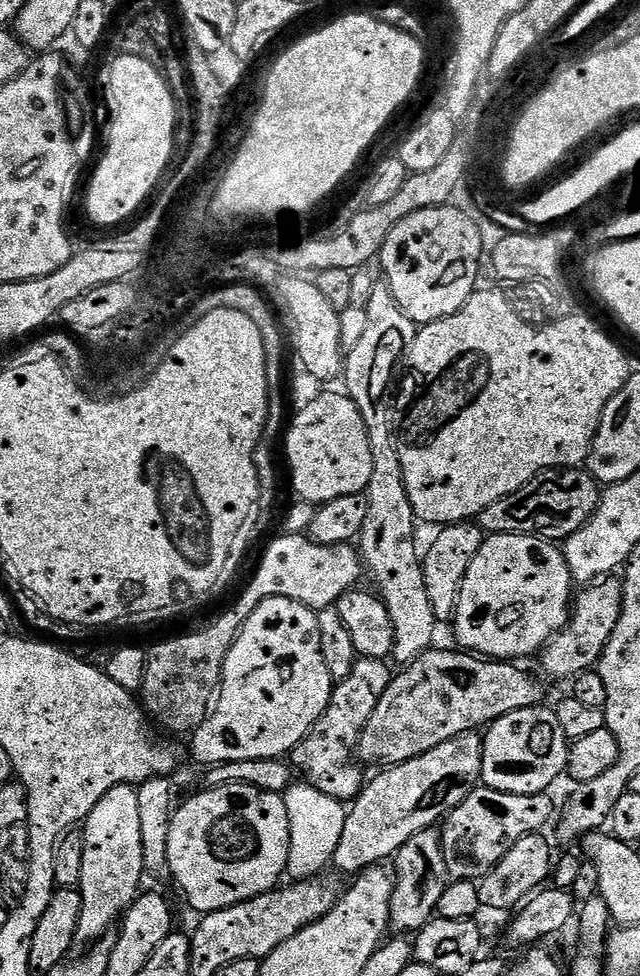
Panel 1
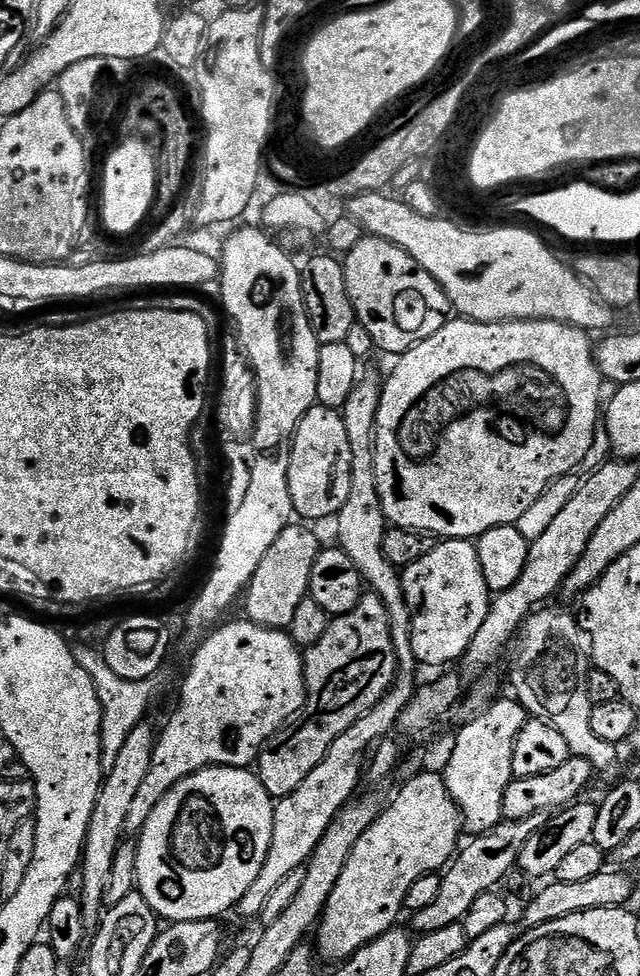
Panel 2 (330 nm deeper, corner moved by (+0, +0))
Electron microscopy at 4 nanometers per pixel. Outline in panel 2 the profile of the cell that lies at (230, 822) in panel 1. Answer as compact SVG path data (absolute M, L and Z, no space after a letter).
M203 768L193 776L187 776L179 780L171 790L154 806L154 814L146 818L146 826L138 834L136 840L137 866L136 885L140 896L152 907L161 921L177 924L178 922L194 922L195 920L216 920L223 912L231 913L236 904L250 890L254 878L258 878L258 870L262 870L262 862L266 862L266 850L270 850L270 834L274 834L274 810L276 809L274 798L262 786L259 775L248 768Z

